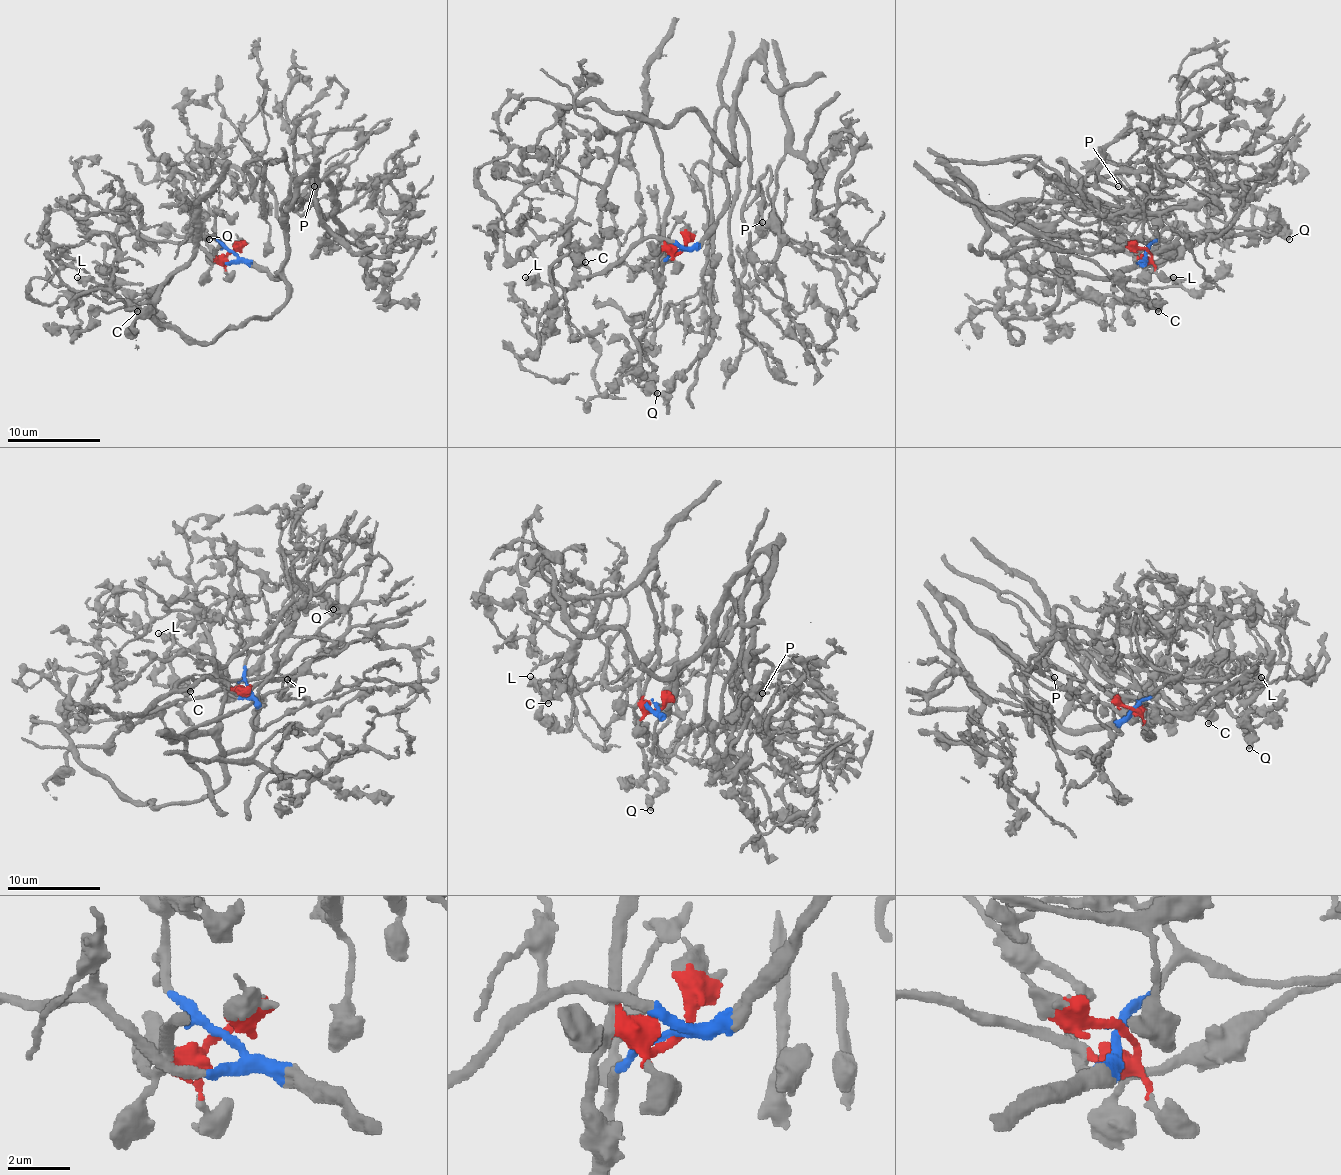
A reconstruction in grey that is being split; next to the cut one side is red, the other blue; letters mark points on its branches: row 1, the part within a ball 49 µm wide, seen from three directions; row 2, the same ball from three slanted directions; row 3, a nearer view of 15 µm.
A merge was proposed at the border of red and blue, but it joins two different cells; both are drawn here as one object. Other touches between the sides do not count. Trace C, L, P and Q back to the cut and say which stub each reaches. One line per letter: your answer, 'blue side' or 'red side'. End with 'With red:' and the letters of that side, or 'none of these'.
C: red side
L: red side
P: blue side
Q: red side
With red: C, L, Q

